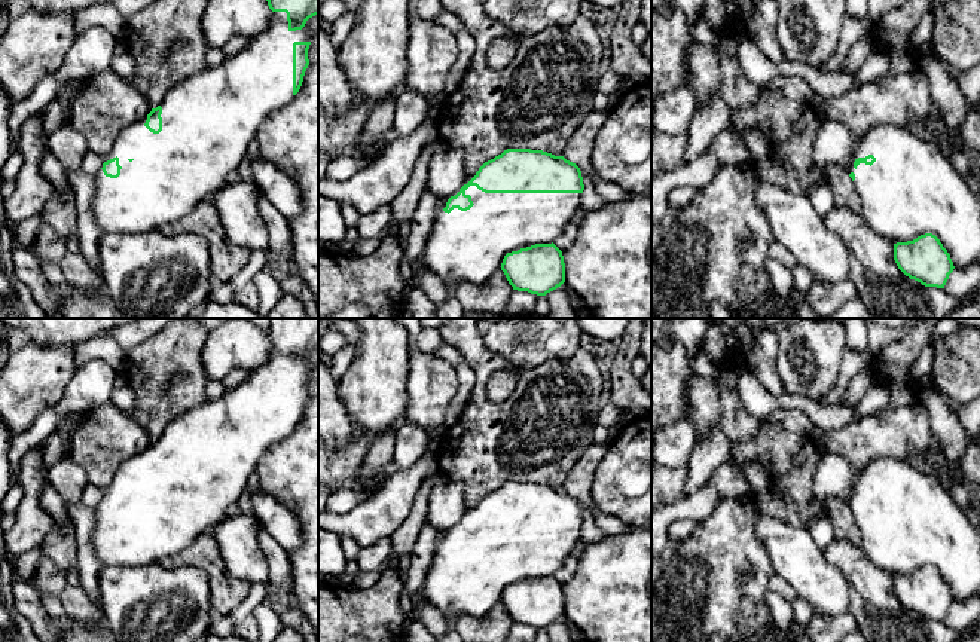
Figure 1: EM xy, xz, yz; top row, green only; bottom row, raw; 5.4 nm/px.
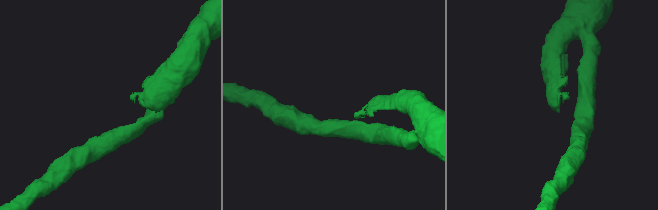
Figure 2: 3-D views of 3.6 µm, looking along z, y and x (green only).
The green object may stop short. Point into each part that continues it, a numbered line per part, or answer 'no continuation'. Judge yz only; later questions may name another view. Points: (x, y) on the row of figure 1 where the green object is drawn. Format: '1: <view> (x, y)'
1: yz (912, 189)

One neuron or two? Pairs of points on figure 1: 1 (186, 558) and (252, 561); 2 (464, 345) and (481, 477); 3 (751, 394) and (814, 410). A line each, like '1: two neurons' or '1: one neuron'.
1: two neurons
2: one neuron
3: one neuron

